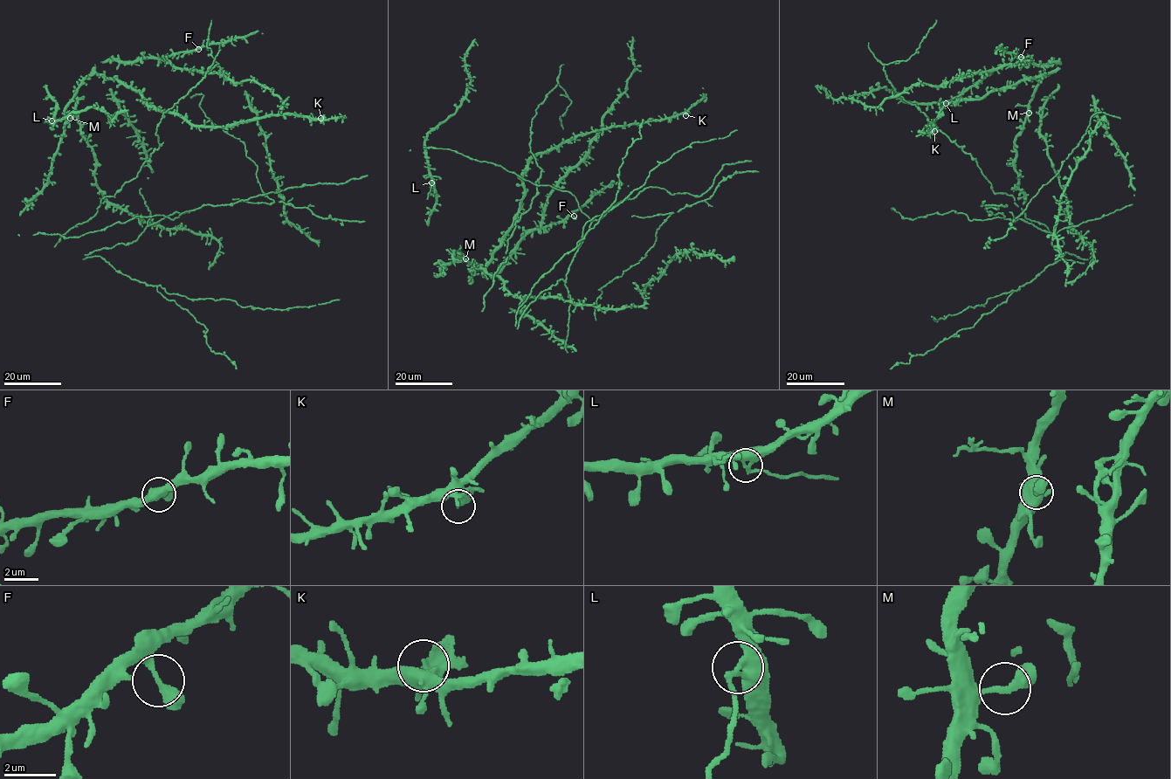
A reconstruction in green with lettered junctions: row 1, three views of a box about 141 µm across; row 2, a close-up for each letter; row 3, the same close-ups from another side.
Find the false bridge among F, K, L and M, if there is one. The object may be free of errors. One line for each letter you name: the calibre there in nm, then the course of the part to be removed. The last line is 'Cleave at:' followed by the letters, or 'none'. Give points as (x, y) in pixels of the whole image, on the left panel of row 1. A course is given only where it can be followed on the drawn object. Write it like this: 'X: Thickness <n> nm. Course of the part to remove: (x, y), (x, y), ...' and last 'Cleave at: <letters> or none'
L: Thickness 320 nm
Cleave at: L

